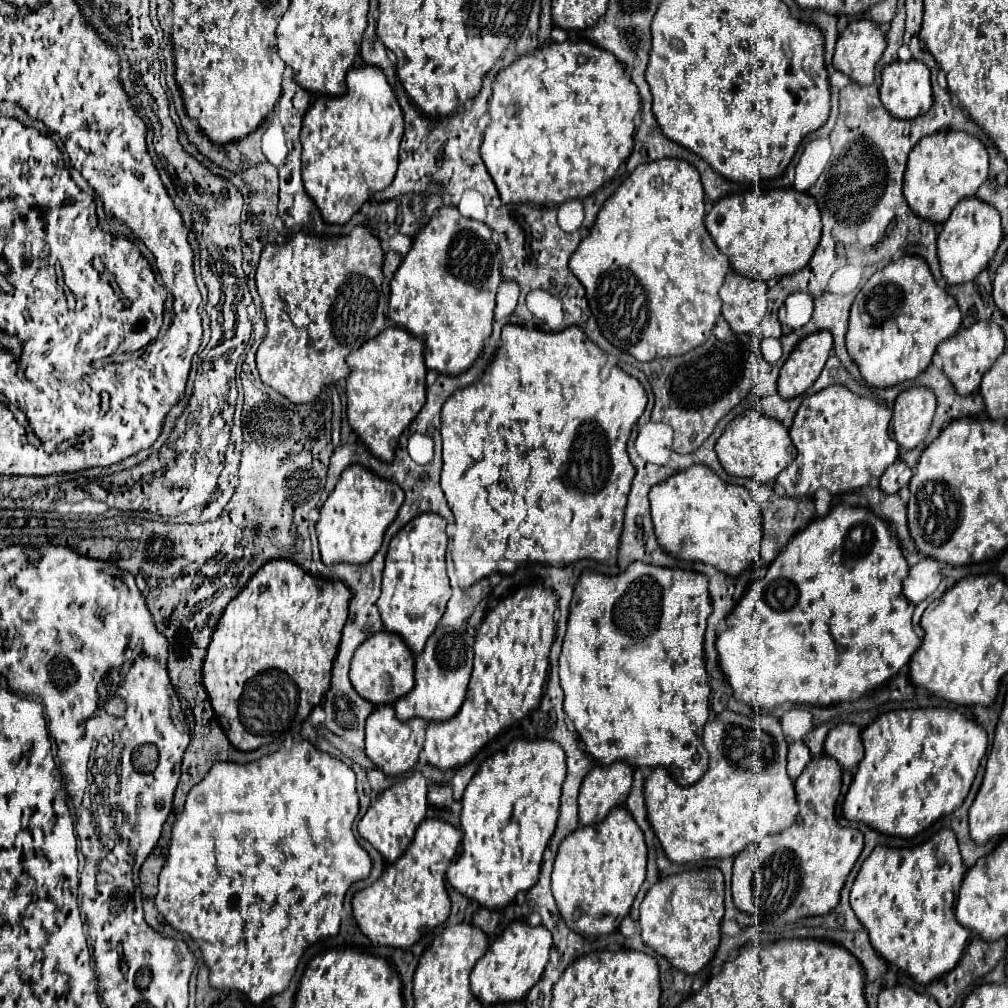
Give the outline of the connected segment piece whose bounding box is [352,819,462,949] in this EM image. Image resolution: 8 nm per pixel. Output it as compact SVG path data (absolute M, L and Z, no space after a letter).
M426 819L416 829L408 851L386 867L382 877L370 887L358 891L352 899L352 913L360 931L382 947L404 949L414 945L422 935L442 925L450 915L450 899L444 885L444 873L458 853L462 833L446 821Z

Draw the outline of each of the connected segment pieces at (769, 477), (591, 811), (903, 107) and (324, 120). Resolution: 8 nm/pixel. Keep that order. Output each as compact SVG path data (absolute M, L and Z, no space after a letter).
M752 409L736 417L726 427L722 437L716 441L716 455L728 475L750 477L760 484L765 484L772 483L776 475L794 461L796 449L792 447L786 427L778 419L766 417L764 413Z
M626 761L596 765L580 787L580 825L596 825L608 813L626 803L632 789L632 767Z
M916 59L886 65L882 71L880 101L896 119L914 119L926 113L934 103L928 65Z
M366 65L354 67L346 75L348 91L342 97L318 97L316 103L306 111L302 123L302 181L306 193L314 199L322 219L326 223L344 225L360 207L378 191L386 189L398 167L398 147L404 131L402 109L396 95L386 81L382 69Z

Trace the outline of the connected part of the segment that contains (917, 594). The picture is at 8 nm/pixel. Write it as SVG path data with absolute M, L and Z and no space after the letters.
M922 559L914 567L910 567L908 577L904 579L902 593L908 601L920 603L936 591L940 581L942 581L940 563L936 559Z

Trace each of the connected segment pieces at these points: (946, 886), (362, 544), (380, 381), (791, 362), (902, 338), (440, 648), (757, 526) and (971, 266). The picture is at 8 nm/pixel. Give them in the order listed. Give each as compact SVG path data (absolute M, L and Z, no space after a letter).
M942 829L916 849L874 847L854 879L850 905L858 921L868 929L874 949L918 983L930 983L954 969L968 945L970 931L954 915L964 873L958 841L950 829Z
M352 465L350 469L346 469L338 479L338 485L330 493L330 497L324 501L320 509L320 519L316 523L322 563L360 565L370 561L374 553L380 549L384 533L396 519L402 501L404 493L396 483L380 479L362 465Z
M390 327L354 351L348 357L348 365L352 367L346 383L348 423L360 441L370 447L370 453L374 453L376 459L390 463L400 435L426 401L424 341L406 333L406 329Z
M818 331L802 339L780 369L778 393L782 399L802 395L820 375L832 353L830 331Z
M902 255L896 261L890 261L882 271L876 271L866 285L858 291L852 309L850 309L850 323L846 333L846 349L850 359L858 365L864 381L872 387L894 387L898 383L910 381L924 373L936 353L936 347L952 337L962 323L962 313L954 297L950 297L942 287L936 285L928 263L916 255Z
M436 627L436 631L428 637L424 651L416 655L414 689L406 697L400 697L394 703L396 717L400 721L408 721L414 717L420 717L426 721L446 721L454 717L454 713L458 713L466 697L466 689L470 681L472 659L474 659L472 645L474 645L474 637L468 631Z
M692 465L654 485L648 497L656 541L672 557L700 561L732 577L759 559L762 515L748 489L724 483L710 469Z
M978 197L962 199L950 219L944 223L942 231L938 233L938 259L942 267L942 277L950 285L972 281L982 269L988 267L990 259L994 257L998 245L1002 241L1002 227L998 211Z

